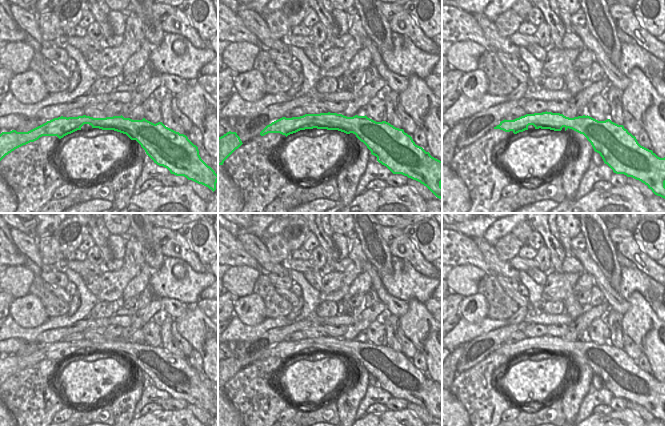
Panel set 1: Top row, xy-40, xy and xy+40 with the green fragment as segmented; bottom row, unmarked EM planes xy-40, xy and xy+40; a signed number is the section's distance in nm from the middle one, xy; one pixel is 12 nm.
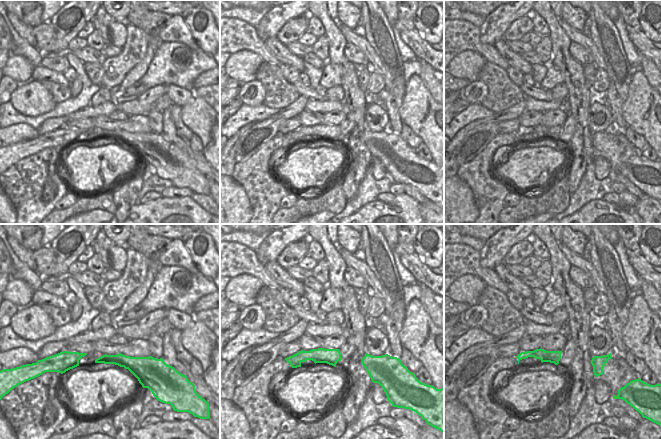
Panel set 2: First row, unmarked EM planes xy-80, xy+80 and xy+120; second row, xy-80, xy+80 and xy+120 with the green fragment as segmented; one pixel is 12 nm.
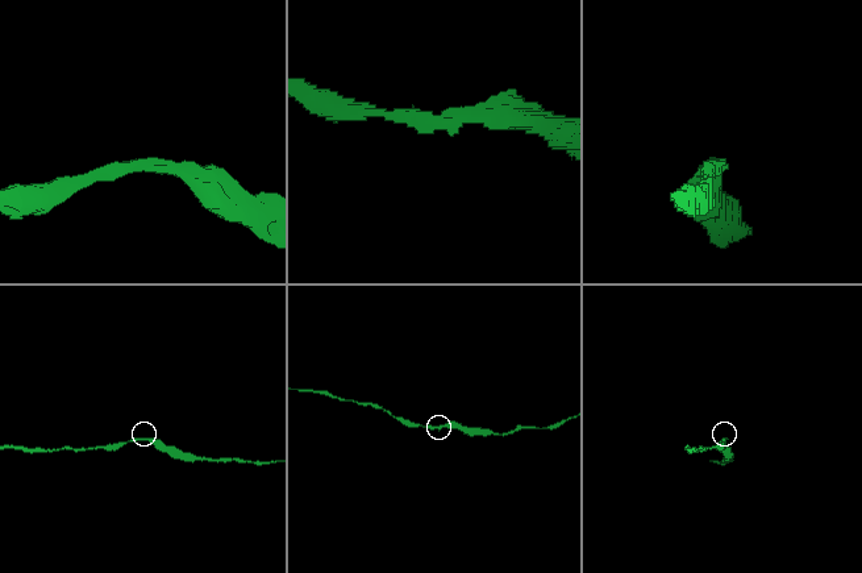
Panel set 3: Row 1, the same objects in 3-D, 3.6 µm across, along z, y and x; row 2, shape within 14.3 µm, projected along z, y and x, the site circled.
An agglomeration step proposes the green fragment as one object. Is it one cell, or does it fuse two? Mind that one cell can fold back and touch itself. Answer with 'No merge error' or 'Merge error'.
No merge error

